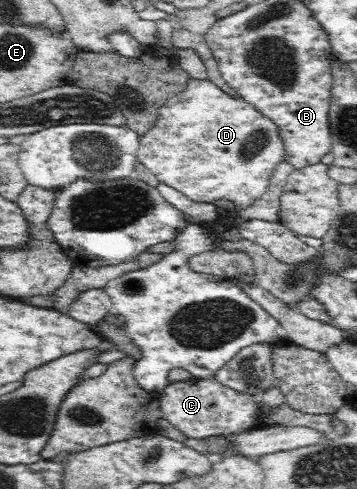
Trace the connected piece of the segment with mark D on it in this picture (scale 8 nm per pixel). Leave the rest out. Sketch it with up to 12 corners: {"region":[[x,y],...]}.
{"region":[[191,77],[137,161],[238,211],[285,160],[280,125]]}

